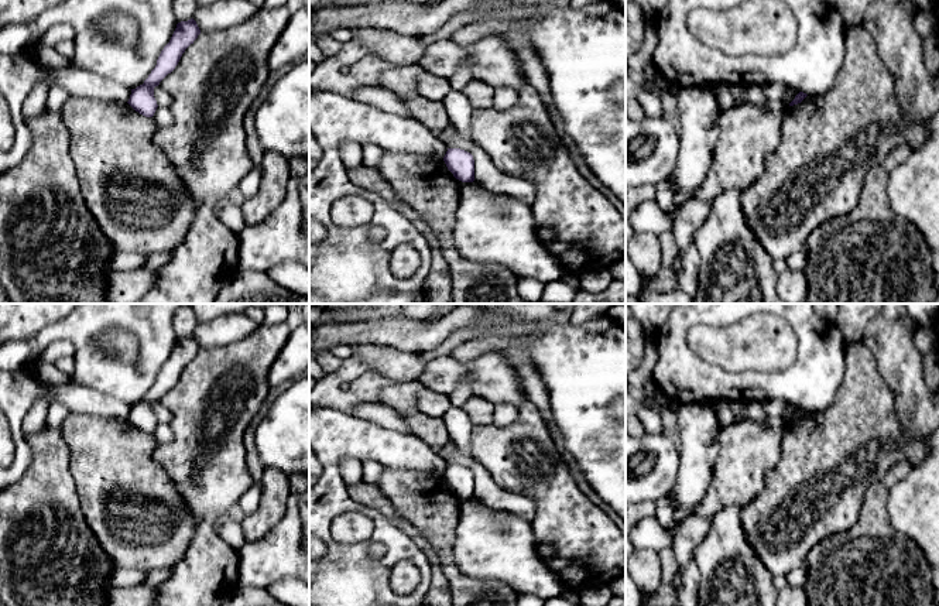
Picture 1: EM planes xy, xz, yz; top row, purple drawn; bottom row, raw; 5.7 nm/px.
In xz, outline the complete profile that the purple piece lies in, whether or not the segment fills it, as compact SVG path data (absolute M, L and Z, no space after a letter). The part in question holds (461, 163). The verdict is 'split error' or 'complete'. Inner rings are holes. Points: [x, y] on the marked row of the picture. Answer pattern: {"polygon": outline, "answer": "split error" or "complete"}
{"polygon": "M448 148L443 161L453 177L462 182L474 181L473 155L460 148Z", "answer": "complete"}

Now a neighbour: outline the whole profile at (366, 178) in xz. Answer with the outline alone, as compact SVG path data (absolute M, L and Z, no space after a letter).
M361 165L356 170L347 170L347 177L357 188L380 195L387 205L402 213L428 240L432 251L432 266L421 290L421 304L452 304L450 270L428 225L394 194L378 170Z

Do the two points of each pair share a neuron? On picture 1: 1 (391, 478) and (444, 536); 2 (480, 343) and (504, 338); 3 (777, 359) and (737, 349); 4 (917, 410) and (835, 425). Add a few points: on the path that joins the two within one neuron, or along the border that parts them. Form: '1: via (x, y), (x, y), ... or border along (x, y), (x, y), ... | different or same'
1: via (405, 492), (435, 521) | same
2: via (486, 341), (499, 338) | same
3: via (767, 351), (747, 351) | same
4: border along (887, 383), (901, 430), (919, 438) | different

